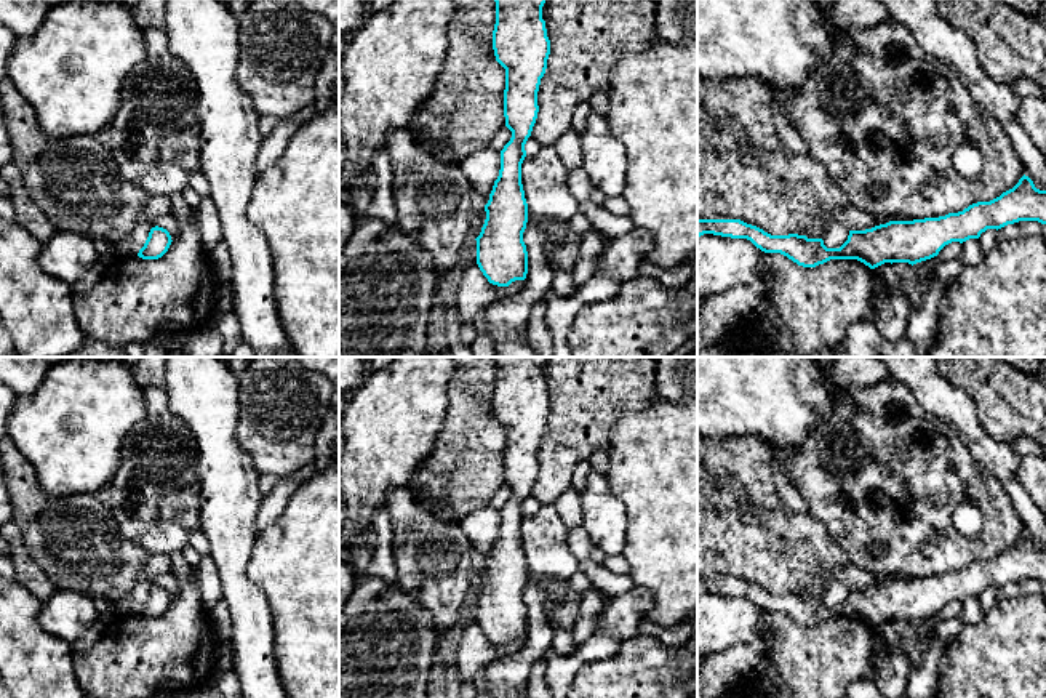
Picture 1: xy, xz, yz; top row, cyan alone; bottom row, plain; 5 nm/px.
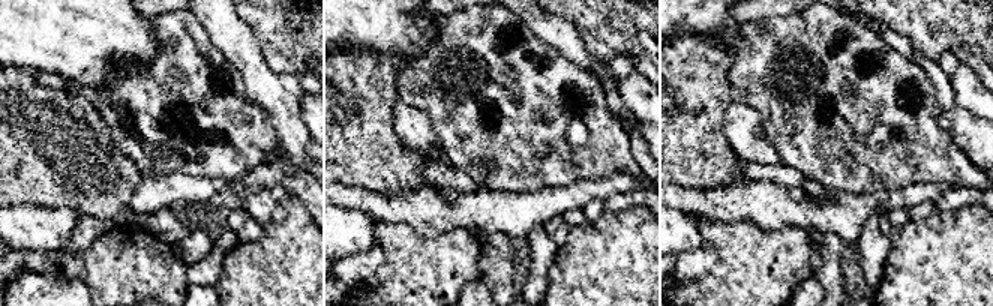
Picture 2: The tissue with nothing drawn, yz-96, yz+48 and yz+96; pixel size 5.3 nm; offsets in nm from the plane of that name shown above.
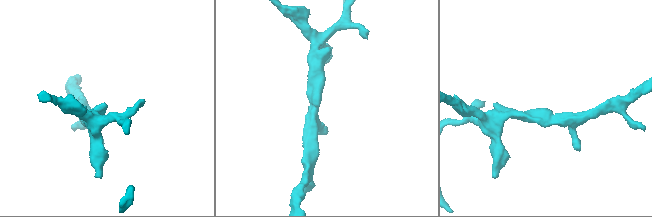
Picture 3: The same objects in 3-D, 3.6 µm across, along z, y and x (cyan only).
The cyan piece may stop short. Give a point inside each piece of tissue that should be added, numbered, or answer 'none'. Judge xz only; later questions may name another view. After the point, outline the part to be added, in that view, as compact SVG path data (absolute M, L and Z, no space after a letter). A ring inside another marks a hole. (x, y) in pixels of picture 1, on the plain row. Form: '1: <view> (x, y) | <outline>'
none

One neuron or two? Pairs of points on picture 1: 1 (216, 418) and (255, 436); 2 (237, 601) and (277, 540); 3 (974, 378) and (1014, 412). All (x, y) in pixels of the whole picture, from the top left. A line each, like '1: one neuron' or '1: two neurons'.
1: two neurons
2: two neurons
3: one neuron

